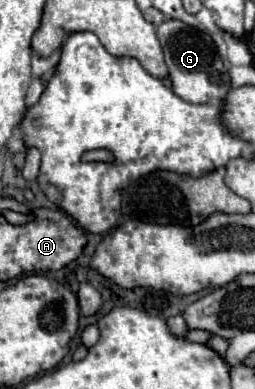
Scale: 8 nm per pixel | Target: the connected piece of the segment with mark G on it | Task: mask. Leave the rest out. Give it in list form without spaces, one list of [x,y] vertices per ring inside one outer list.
[[[168,20],[156,26],[158,40],[164,48],[166,64],[170,70],[170,80],[172,80],[172,90],[186,102],[192,104],[212,104],[212,102],[222,102],[226,100],[230,92],[230,76],[228,70],[222,64],[222,58],[218,56],[218,50],[212,42],[212,38],[196,28],[186,26],[180,20]]]

